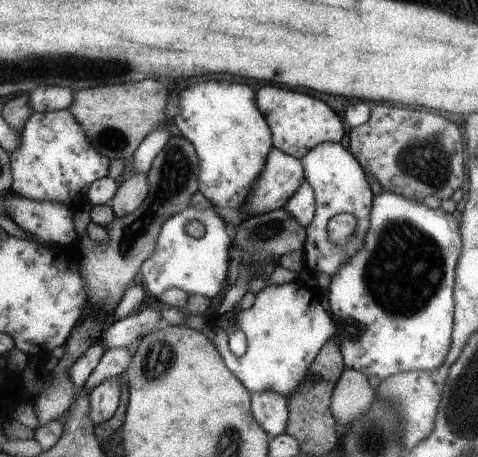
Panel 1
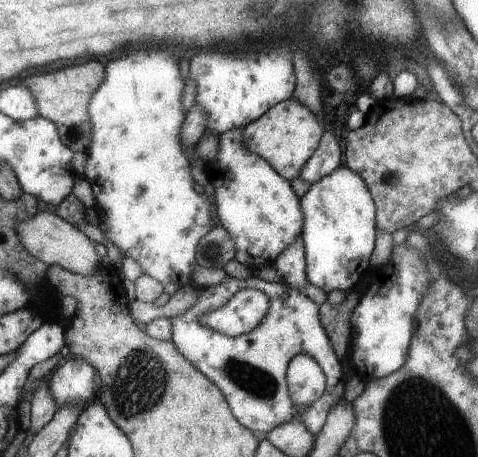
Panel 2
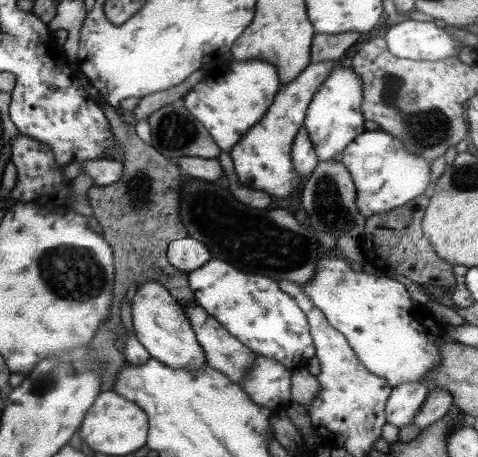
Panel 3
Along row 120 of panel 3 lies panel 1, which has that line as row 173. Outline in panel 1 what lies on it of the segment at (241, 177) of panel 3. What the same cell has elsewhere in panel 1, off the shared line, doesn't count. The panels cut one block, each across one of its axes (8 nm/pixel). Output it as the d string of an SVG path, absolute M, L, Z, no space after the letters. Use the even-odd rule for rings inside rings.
M271 148L265 164L251 184L251 192L243 202L243 210L249 216L263 216L281 210L303 182L301 160L285 154L279 148Z

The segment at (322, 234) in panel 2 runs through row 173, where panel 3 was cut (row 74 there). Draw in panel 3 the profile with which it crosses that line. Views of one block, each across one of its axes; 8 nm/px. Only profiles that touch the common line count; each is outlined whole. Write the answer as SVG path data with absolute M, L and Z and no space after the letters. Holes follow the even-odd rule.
M337 64L333 72L327 76L327 80L319 86L319 92L315 92L315 96L311 98L303 120L303 128L307 132L307 140L315 152L317 162L333 160L337 154L345 150L345 146L349 146L359 134L365 132L361 102L363 102L363 86L359 76L353 72L353 68Z

